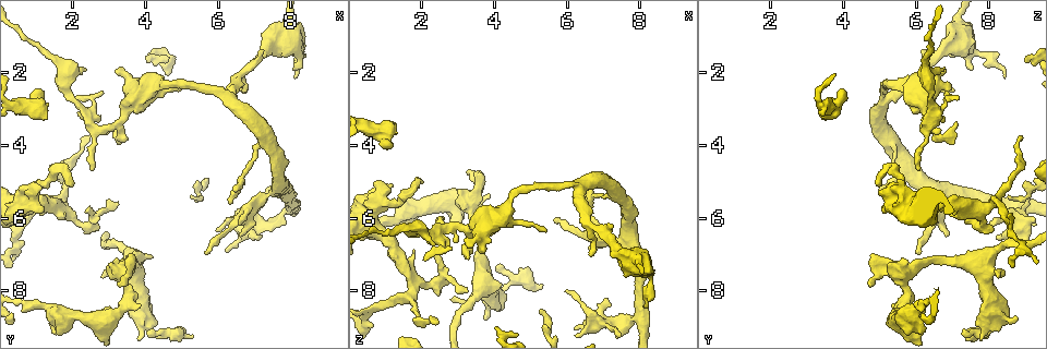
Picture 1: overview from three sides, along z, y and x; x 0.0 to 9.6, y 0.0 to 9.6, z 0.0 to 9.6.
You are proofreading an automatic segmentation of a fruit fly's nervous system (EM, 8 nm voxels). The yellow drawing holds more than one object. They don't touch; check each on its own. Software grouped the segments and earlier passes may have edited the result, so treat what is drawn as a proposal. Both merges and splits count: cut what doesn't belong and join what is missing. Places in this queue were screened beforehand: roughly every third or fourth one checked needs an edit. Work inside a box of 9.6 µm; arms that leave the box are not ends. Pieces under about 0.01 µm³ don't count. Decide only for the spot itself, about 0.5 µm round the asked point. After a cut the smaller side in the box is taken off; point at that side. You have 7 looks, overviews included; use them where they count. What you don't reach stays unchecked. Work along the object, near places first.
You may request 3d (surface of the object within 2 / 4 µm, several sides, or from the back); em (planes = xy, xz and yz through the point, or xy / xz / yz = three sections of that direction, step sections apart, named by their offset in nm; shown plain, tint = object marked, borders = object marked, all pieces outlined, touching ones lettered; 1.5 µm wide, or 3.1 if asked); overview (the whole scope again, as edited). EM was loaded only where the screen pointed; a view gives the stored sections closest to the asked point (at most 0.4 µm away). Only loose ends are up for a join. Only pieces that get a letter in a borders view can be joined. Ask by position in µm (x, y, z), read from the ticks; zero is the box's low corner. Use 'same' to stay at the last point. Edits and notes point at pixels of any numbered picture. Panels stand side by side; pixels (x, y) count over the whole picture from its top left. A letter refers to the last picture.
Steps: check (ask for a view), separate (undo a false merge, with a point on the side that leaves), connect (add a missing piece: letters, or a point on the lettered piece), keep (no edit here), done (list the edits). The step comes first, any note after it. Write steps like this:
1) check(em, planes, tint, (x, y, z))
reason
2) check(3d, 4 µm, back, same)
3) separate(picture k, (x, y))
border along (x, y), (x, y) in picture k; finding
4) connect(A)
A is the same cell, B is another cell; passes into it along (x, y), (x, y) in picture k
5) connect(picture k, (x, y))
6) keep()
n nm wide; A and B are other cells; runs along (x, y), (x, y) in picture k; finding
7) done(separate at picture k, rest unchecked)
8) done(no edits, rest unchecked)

check(3d, 2 µm, (3.80, 8.70, 8.80))
branch stops here

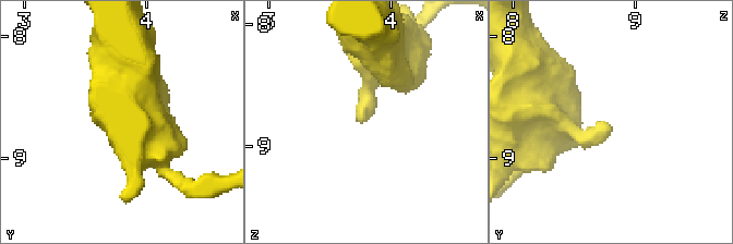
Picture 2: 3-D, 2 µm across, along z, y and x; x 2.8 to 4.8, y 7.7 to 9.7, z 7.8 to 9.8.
check(em, xz, step 4, tint, (3.76, 8.78, 8.80))
now the EM

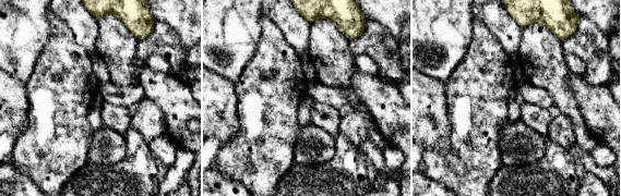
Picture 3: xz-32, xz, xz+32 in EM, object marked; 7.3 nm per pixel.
check(em, yz, step 4, borders, same)
cut it another way

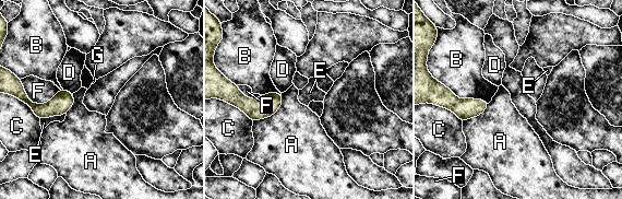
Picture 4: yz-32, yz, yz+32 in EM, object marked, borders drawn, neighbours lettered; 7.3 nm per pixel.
keep()
A, B, C, D, E, F and G are other cells; runs along (9, 90), (37, 108), (71, 102) in picture 4; no lettered piece goes on from it

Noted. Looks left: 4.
check(em, xy, step 8, tint, (6.60, 6.05, 6.00))
branch stops here

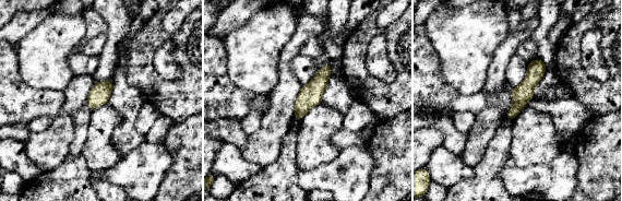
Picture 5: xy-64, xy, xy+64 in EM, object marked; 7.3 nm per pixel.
check(em, xy, step 8, borders, same)
what lies round it

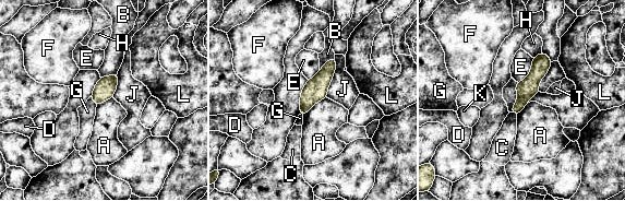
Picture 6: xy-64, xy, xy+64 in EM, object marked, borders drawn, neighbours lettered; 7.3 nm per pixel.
keep()
A, B, C, D, E, F, G, H, J, K and L are other cells; runs along (542, 56), (540, 68), (515, 110) in picture 6; none of them fits

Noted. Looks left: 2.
check(3d, 2 µm, (3.30, 6.80, 8.35))
sudden change in width

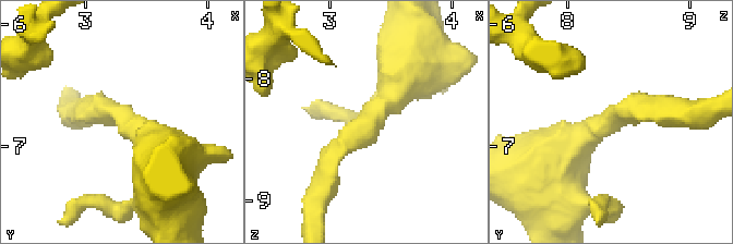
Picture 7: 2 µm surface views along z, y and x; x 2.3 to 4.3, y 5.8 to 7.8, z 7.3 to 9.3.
check(em, xz, step 8, borders, (3.34, 6.78, 8.32))
arms of 220, 460 nm

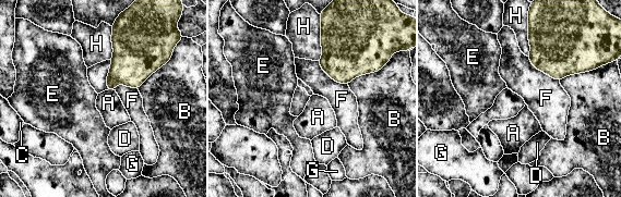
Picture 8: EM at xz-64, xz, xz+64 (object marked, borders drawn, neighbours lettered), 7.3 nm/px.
keep()
A, B, C, D, E, F, G and H are other cells; border along (111, 27), (112, 57), (110, 60) in picture 8; one neuron here

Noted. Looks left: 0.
done(no edits, rest unchecked)

